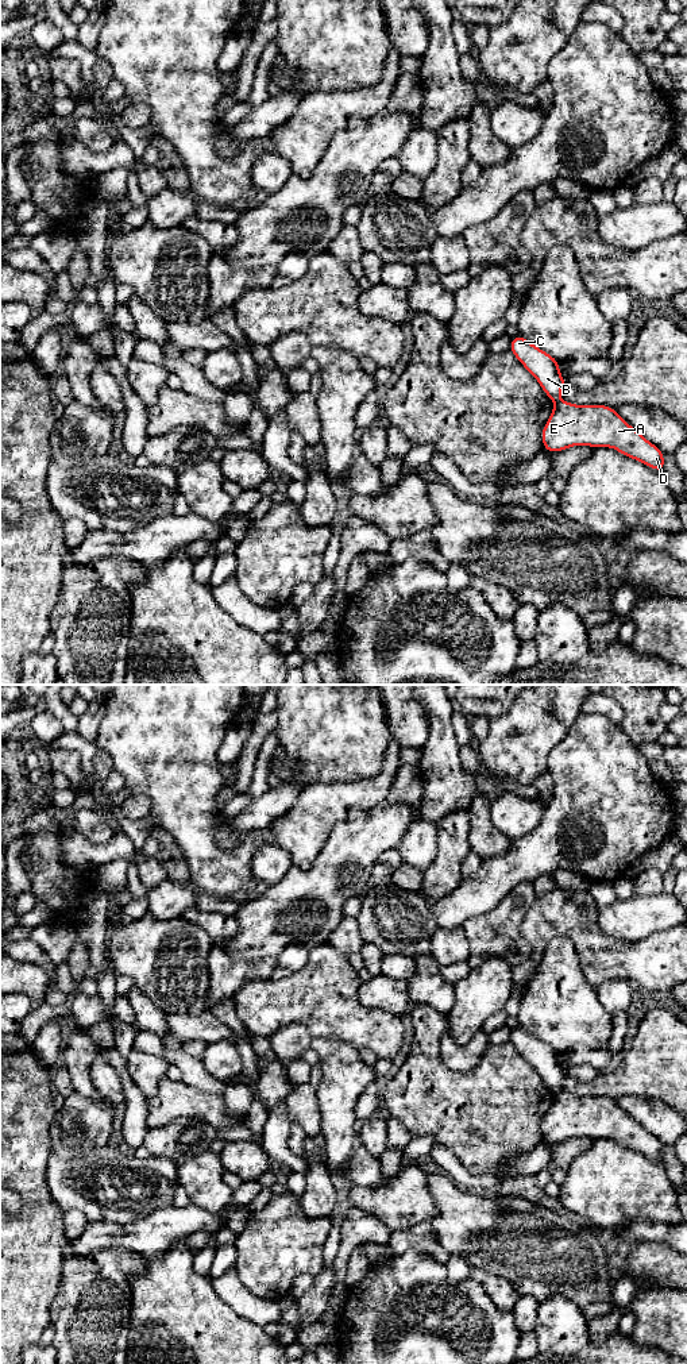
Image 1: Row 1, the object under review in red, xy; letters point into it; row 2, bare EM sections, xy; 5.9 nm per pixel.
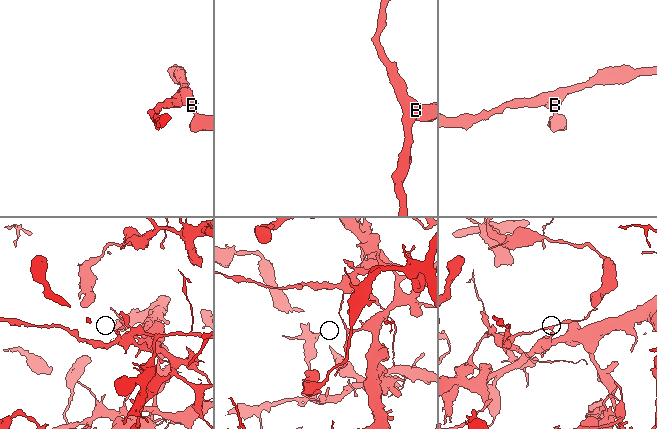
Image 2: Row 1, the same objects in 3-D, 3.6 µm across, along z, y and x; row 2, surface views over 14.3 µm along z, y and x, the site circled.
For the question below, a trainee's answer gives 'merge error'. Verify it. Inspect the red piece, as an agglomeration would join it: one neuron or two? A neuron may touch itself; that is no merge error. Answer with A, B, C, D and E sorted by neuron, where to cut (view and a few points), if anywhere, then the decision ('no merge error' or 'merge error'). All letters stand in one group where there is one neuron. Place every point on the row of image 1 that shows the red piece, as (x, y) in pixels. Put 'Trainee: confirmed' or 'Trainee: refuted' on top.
Trainee: confirmed
groups A D E / B C; cut xy (559, 399), (555, 403); merge error

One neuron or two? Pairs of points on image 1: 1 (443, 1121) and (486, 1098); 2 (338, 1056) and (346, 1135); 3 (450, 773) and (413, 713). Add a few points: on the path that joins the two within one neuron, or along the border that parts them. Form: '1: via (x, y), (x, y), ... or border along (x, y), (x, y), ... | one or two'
1: via (454, 1113), (473, 1112), (475, 1109) | one
2: via (339, 1075), (339, 1116) | one
3: border along (421, 706), (428, 724), (428, 740), (423, 747) | two

